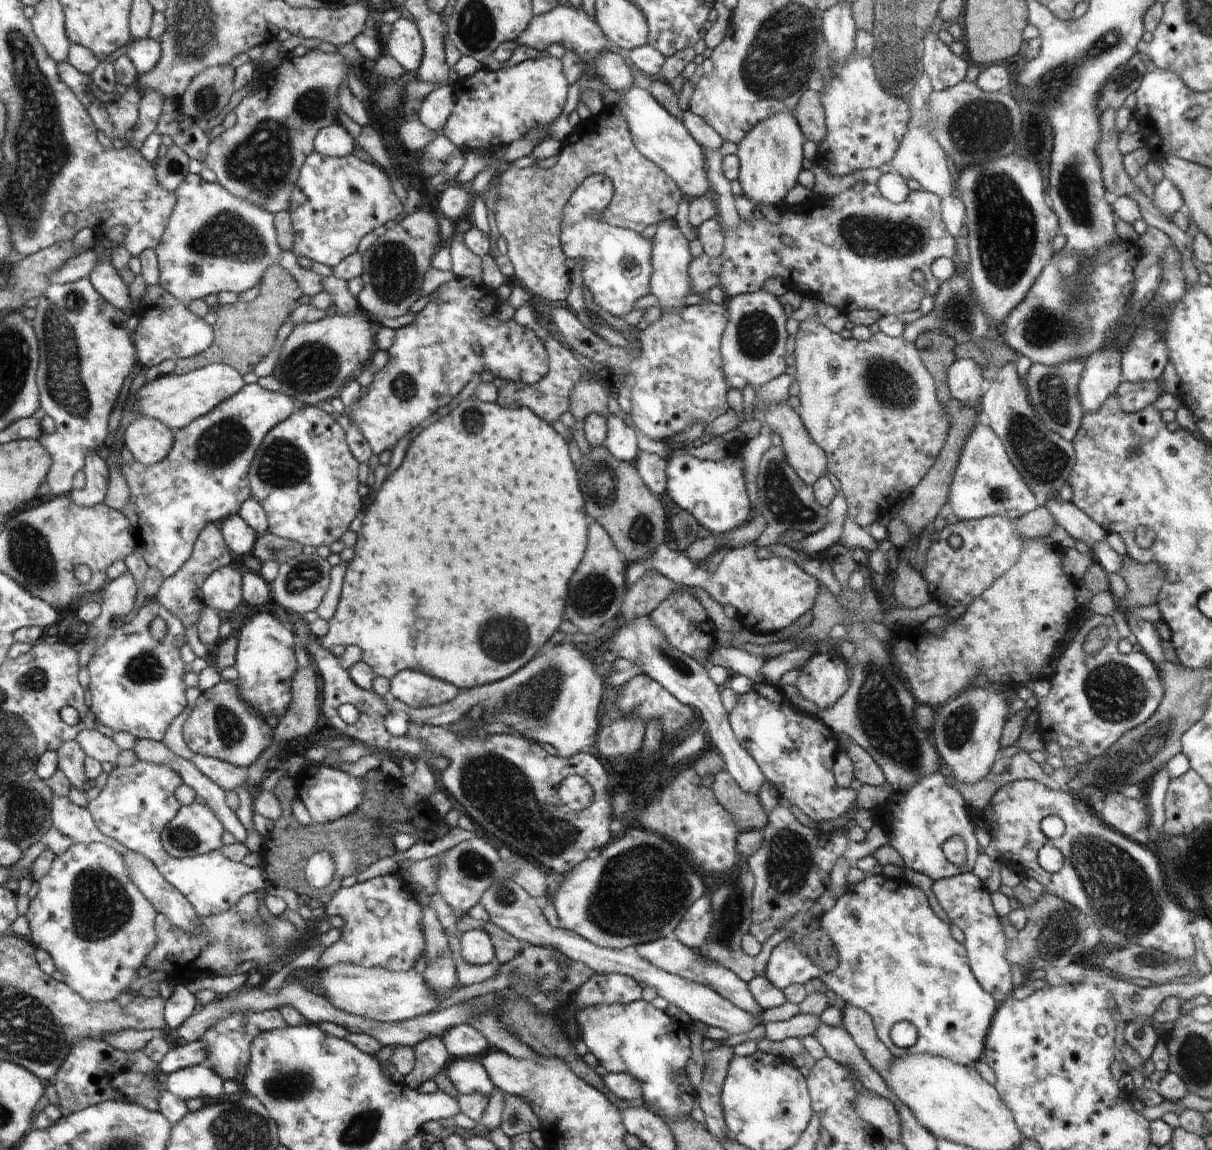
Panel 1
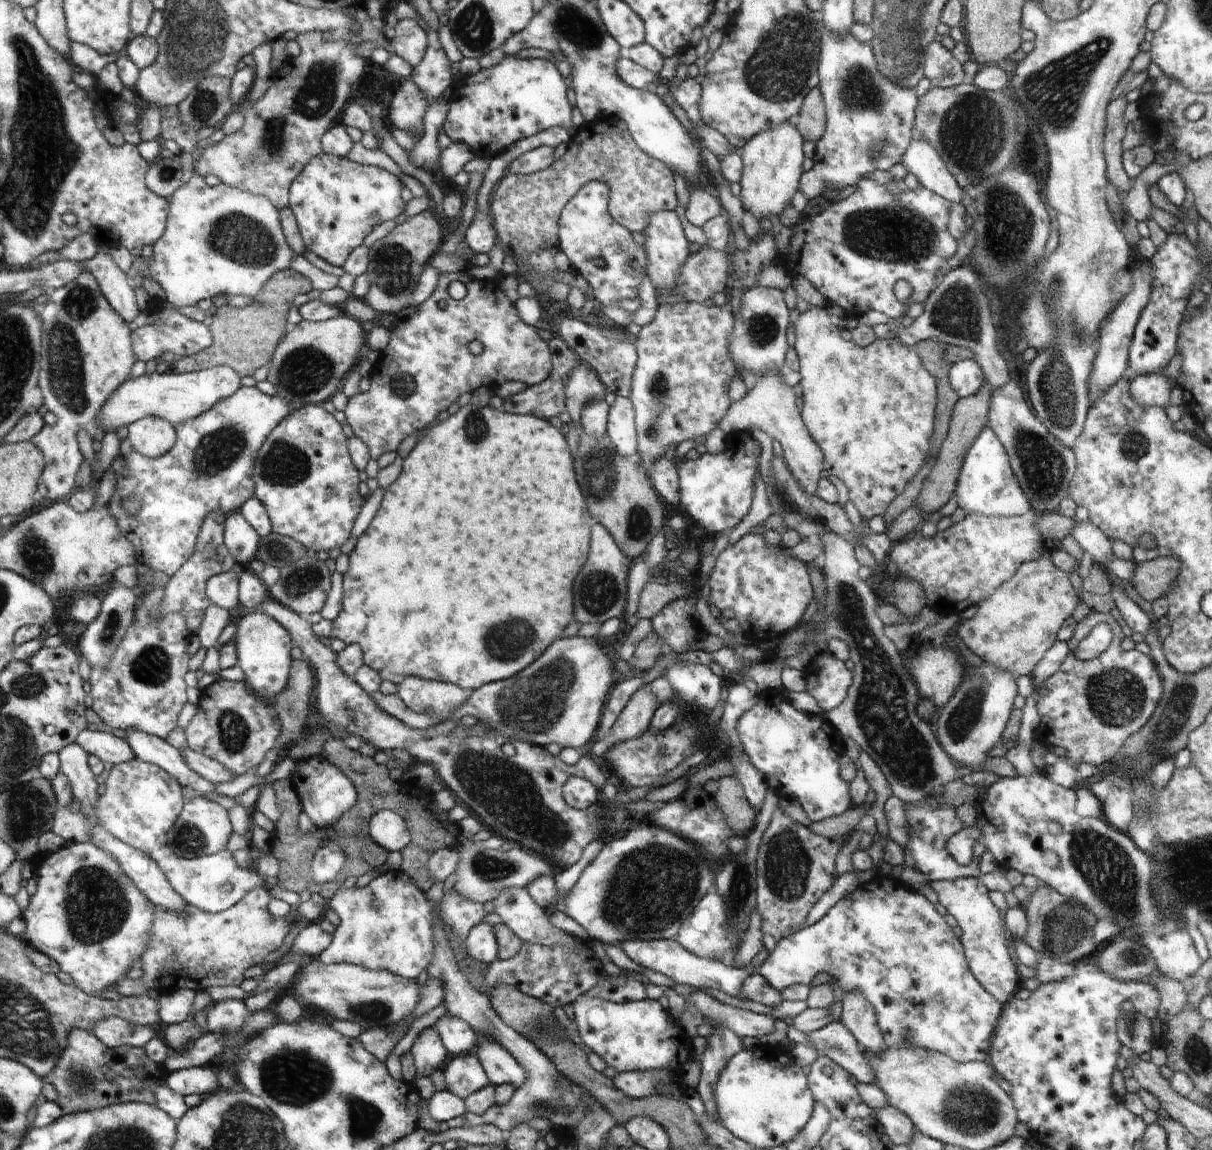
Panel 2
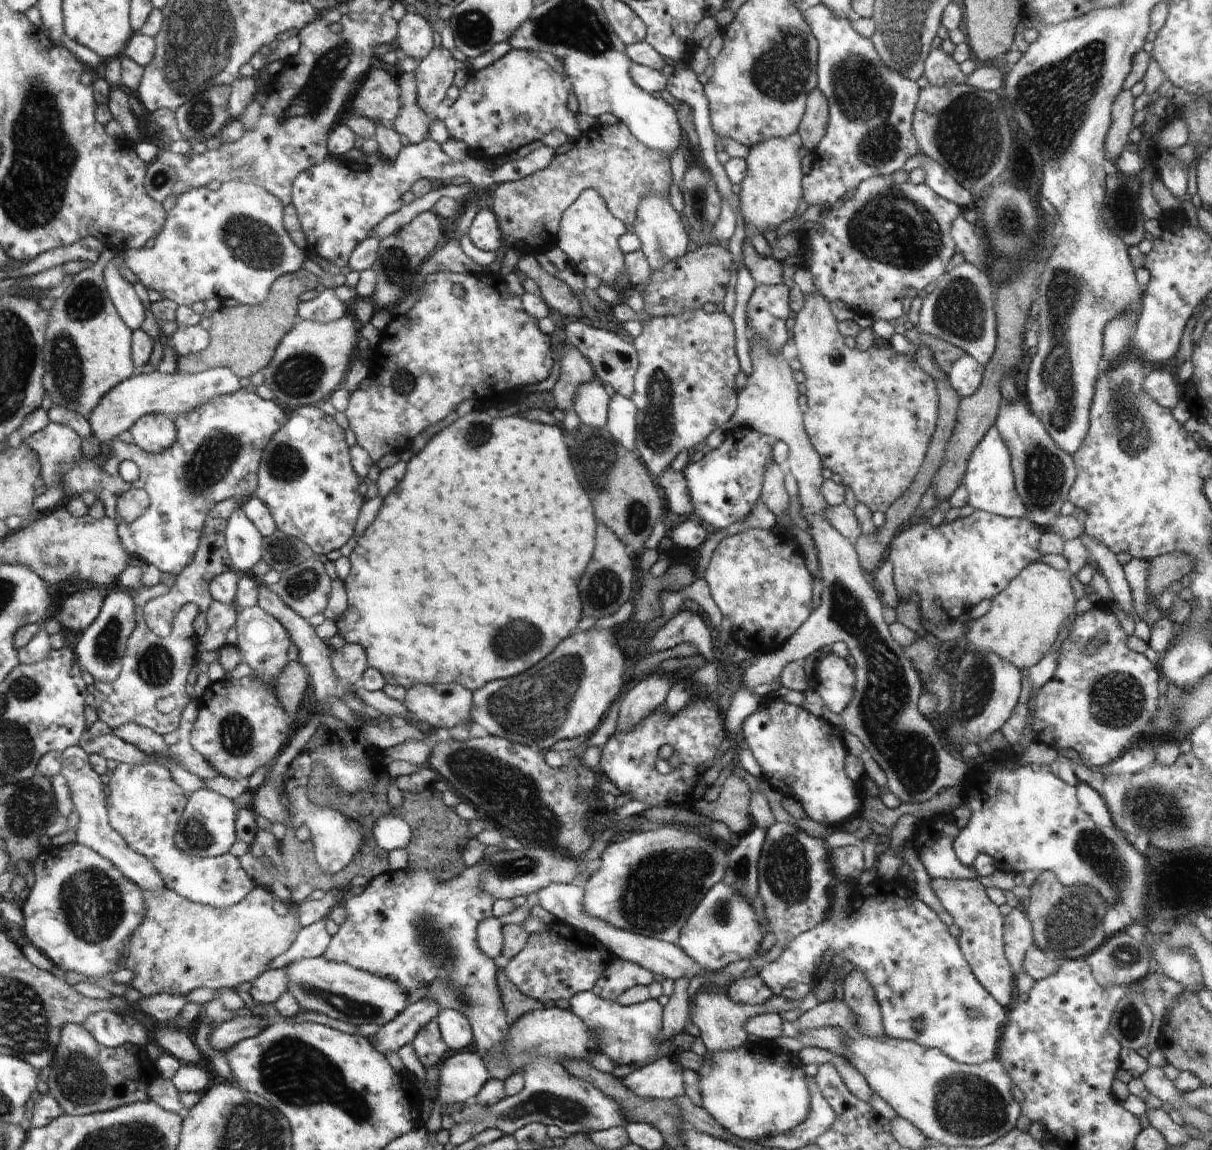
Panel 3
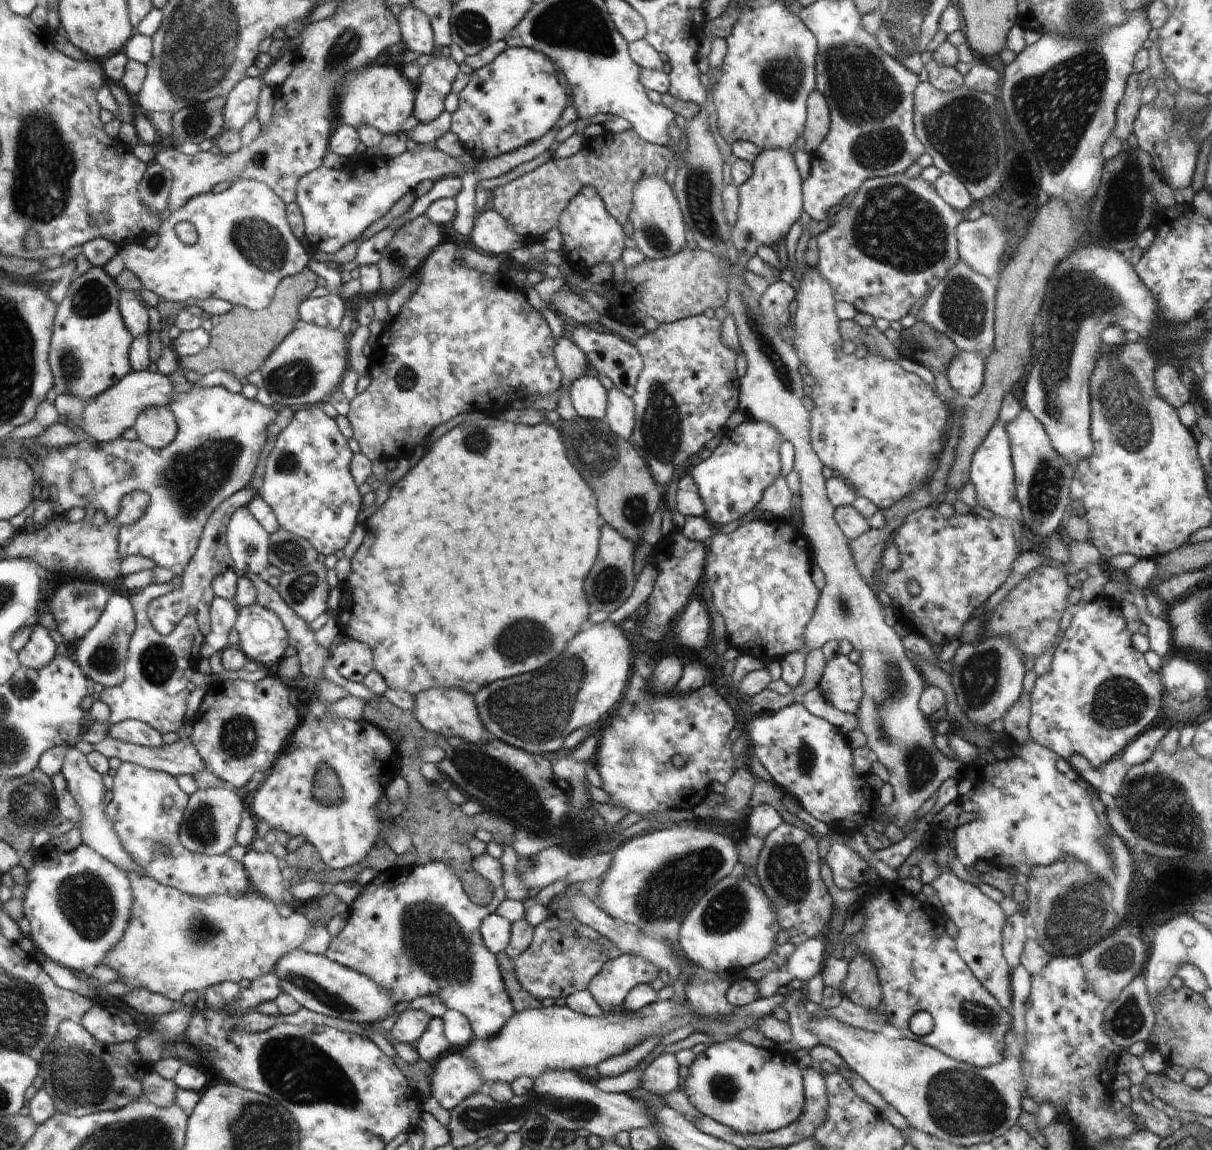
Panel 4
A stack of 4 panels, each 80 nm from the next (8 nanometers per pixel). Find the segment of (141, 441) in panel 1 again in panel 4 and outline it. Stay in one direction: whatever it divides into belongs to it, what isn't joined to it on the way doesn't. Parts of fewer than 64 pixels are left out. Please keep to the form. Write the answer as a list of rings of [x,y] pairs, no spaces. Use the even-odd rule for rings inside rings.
[[[169,405],[151,406],[139,416],[135,430],[146,445],[161,449],[178,436],[178,420]]]

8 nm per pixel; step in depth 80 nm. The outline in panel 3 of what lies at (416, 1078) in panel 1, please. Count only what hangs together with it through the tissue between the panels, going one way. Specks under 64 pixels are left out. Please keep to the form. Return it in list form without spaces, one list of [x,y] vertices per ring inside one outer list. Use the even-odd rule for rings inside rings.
[[[433,1018],[417,1033],[418,1036],[411,1043],[416,1051],[418,1060],[425,1068],[440,1065],[449,1048],[442,1038],[437,1018]]]

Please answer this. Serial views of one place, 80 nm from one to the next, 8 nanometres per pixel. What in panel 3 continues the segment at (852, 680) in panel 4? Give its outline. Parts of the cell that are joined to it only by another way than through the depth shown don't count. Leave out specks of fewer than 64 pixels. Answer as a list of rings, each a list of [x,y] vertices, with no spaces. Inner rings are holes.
[[[831,652],[829,658],[822,659],[820,670],[817,669],[809,681],[825,705],[835,713],[841,713],[852,700],[857,680],[846,659]]]

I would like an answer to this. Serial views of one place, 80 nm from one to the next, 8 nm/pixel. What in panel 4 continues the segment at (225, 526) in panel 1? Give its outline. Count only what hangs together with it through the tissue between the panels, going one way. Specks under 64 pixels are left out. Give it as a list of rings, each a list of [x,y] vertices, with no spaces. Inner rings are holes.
[[[247,506],[238,507],[232,513],[226,538],[235,571],[265,576],[269,565],[269,532]]]

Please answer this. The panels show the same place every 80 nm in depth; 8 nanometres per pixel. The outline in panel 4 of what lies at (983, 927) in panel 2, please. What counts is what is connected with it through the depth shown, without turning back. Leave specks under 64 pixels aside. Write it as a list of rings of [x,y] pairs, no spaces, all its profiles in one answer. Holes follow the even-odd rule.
[[[948,867],[938,873],[938,877],[930,885],[943,904],[944,914],[949,917],[948,921],[955,932],[958,954],[998,1004],[1010,1011],[1011,968],[1003,955],[1003,928],[1007,917],[999,903],[988,898],[976,885],[962,881]]]

